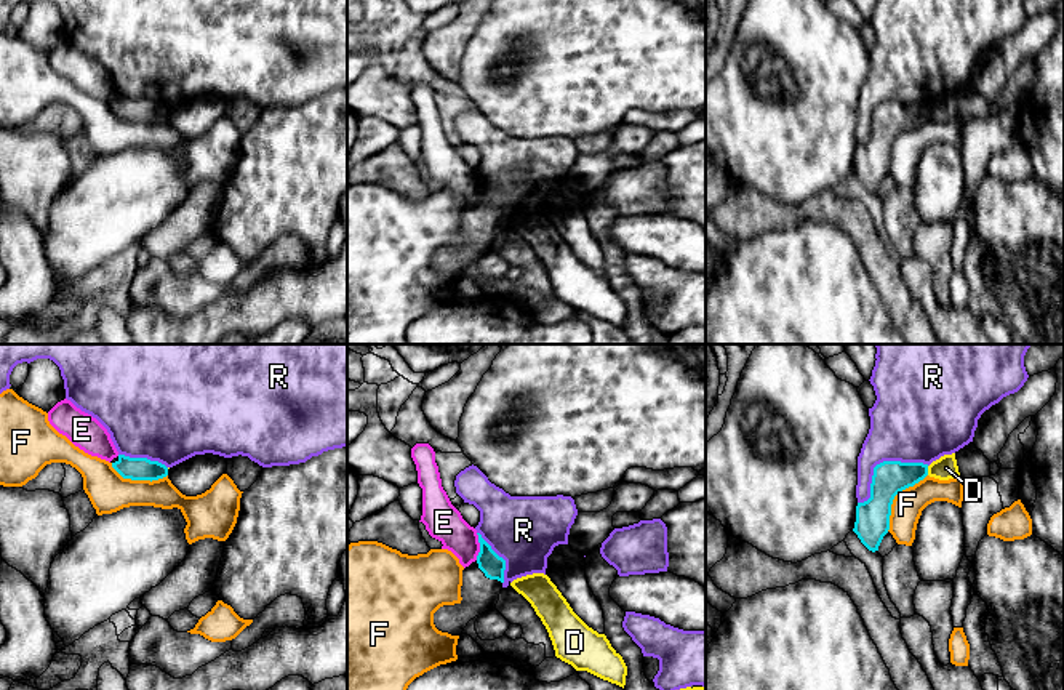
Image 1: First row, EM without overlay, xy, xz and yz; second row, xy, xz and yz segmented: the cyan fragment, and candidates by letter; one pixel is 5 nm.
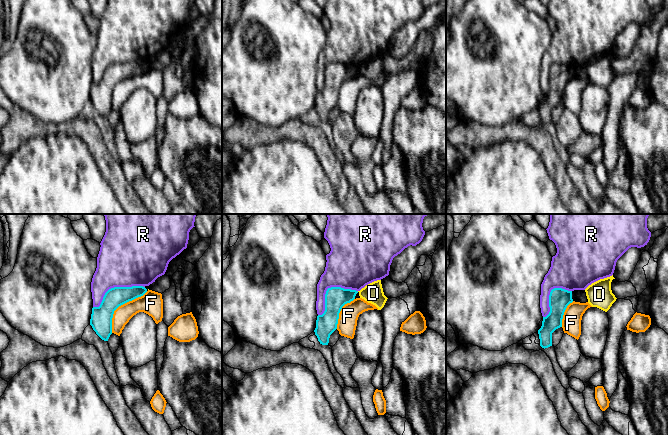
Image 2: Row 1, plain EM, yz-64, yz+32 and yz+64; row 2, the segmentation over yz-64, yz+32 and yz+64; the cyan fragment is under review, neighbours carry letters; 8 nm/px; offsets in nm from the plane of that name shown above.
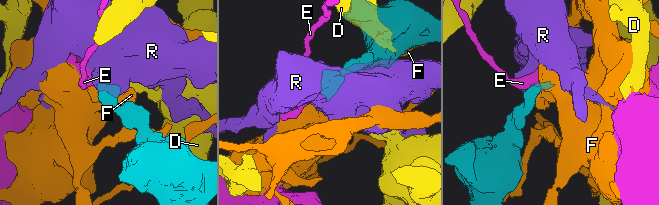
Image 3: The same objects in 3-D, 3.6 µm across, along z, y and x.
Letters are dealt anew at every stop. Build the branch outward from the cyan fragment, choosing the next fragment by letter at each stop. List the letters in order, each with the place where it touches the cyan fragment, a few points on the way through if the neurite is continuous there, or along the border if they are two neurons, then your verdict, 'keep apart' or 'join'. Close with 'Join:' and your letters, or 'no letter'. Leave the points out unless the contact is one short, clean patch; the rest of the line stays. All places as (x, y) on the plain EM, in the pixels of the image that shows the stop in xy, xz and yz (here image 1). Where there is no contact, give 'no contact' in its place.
D: yz (927, 112) | along yz (927, 108), (928, 116) | keep apart
E: xz (480, 188) | along xz (476, 175), (479, 184), (477, 200) | keep apart
F: yz (893, 140) | keep apart
R: yz (880, 104) | keep apart
Join: no letter

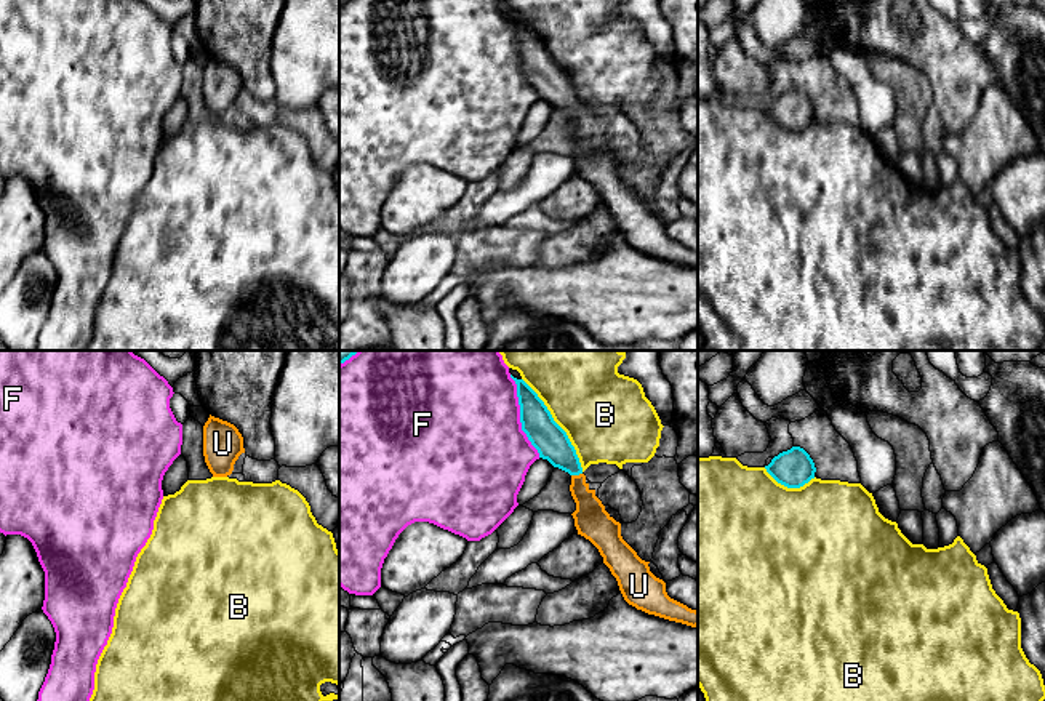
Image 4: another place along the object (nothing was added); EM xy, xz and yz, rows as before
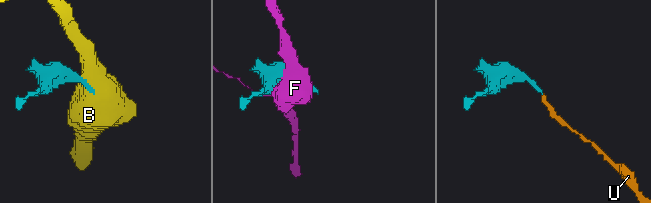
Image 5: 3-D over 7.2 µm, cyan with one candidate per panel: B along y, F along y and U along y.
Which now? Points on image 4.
B: xz (557, 66) | keep apart
F: xz (520, 58) | keep apart
U: xz (576, 116) | across xz (552, 85), (576, 116), (591, 160) | join
Join: U

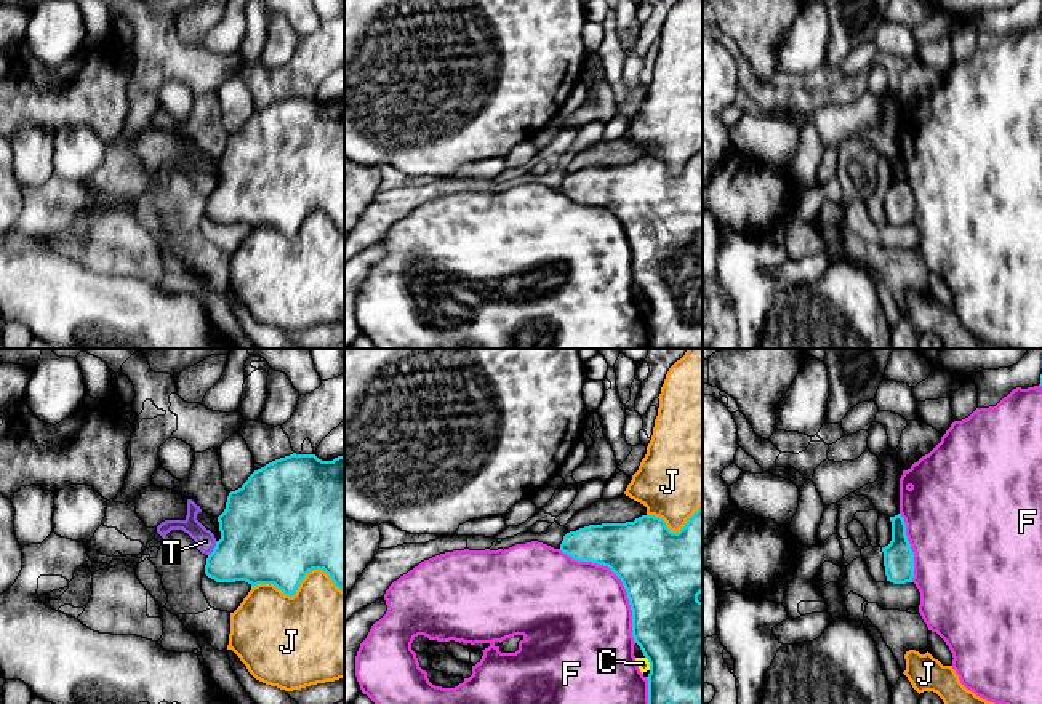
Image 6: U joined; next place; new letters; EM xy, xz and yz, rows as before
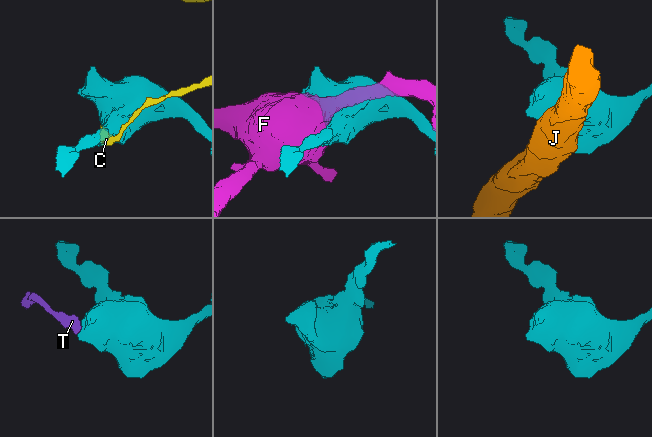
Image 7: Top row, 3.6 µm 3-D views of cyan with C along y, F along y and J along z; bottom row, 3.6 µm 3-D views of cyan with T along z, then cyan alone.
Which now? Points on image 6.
C: xz (649, 303) | keep apart
F: xz (621, 223) | keep apart
J: xy (298, 228) | keep apart
T: xy (213, 191) | along xy (218, 183), (208, 197) | keep apart
Join: no letter

